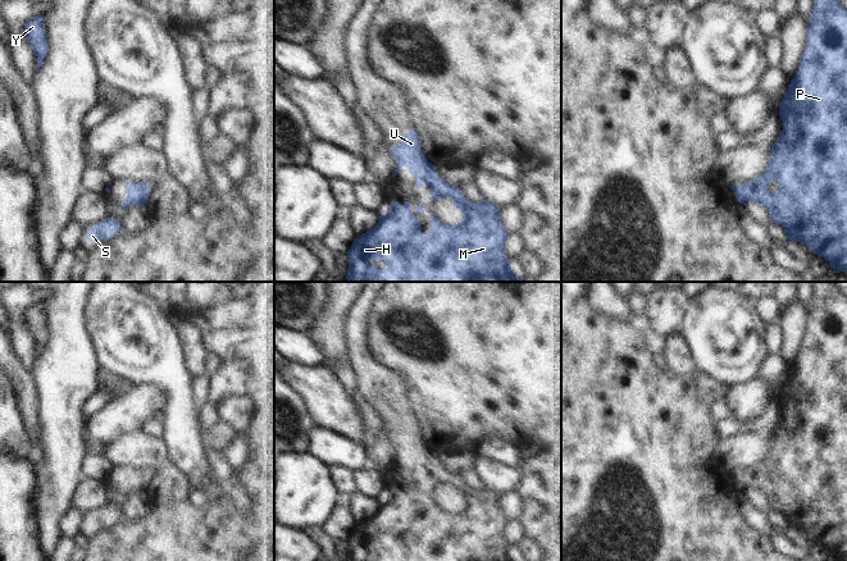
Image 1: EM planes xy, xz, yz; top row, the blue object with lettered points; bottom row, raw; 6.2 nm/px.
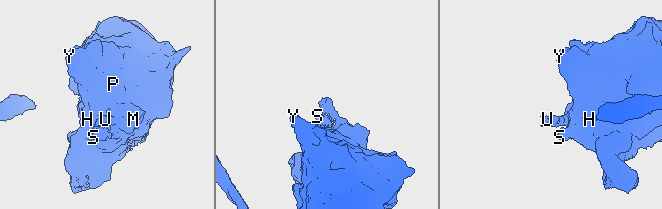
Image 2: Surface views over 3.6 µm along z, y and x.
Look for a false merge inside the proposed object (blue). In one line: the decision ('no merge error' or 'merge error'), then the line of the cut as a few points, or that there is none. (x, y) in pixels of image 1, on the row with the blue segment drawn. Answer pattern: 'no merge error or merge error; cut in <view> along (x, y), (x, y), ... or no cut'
no merge error; no cut

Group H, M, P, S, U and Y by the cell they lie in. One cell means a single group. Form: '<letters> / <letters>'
H M P S U Y

